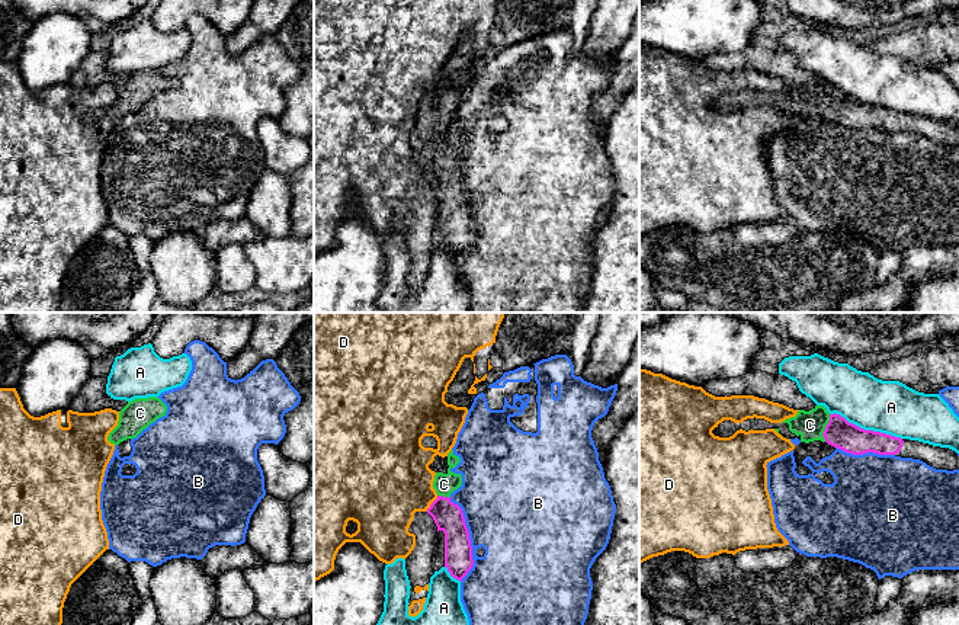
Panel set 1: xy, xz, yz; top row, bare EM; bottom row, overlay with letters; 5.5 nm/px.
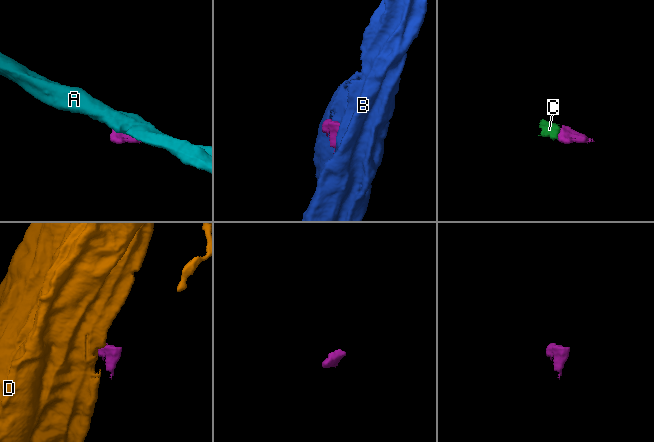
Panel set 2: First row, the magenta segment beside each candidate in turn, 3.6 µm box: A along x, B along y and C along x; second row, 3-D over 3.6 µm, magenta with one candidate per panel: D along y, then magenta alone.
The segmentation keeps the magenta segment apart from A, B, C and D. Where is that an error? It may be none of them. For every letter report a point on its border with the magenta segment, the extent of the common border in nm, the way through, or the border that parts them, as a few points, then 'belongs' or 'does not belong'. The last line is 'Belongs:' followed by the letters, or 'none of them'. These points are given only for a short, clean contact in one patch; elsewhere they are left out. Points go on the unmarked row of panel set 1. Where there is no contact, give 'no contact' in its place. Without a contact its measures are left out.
A: contact yz (866, 105); length 420 nm; does not belong
B: contact xz (470, 214); length 480 nm; does not belong
C: contact yz (826, 102); length 160 nm; way yz (840, 108), (826, 102), (810, 99); belongs
D: contact xz (432, 178); length 110 nm; border xz (438, 170), (426, 185); does not belong
Belongs: C

